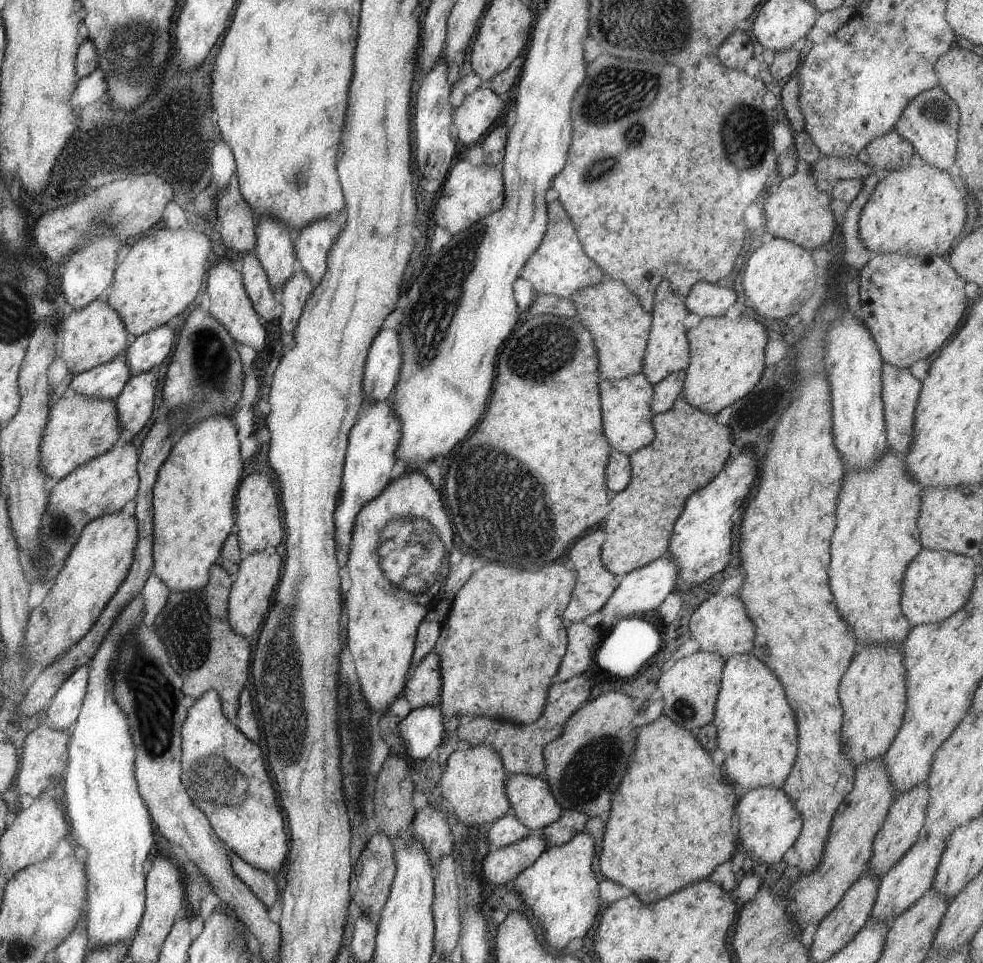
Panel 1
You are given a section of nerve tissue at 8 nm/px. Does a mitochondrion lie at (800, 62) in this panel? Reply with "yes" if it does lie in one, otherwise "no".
no

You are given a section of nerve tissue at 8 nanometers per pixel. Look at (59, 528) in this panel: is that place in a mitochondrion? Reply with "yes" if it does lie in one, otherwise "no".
yes

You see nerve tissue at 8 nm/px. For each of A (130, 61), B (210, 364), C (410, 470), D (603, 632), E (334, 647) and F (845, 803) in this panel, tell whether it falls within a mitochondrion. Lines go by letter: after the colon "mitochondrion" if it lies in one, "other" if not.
A: mitochondrion
B: mitochondrion
C: other
D: other
E: other
F: other

